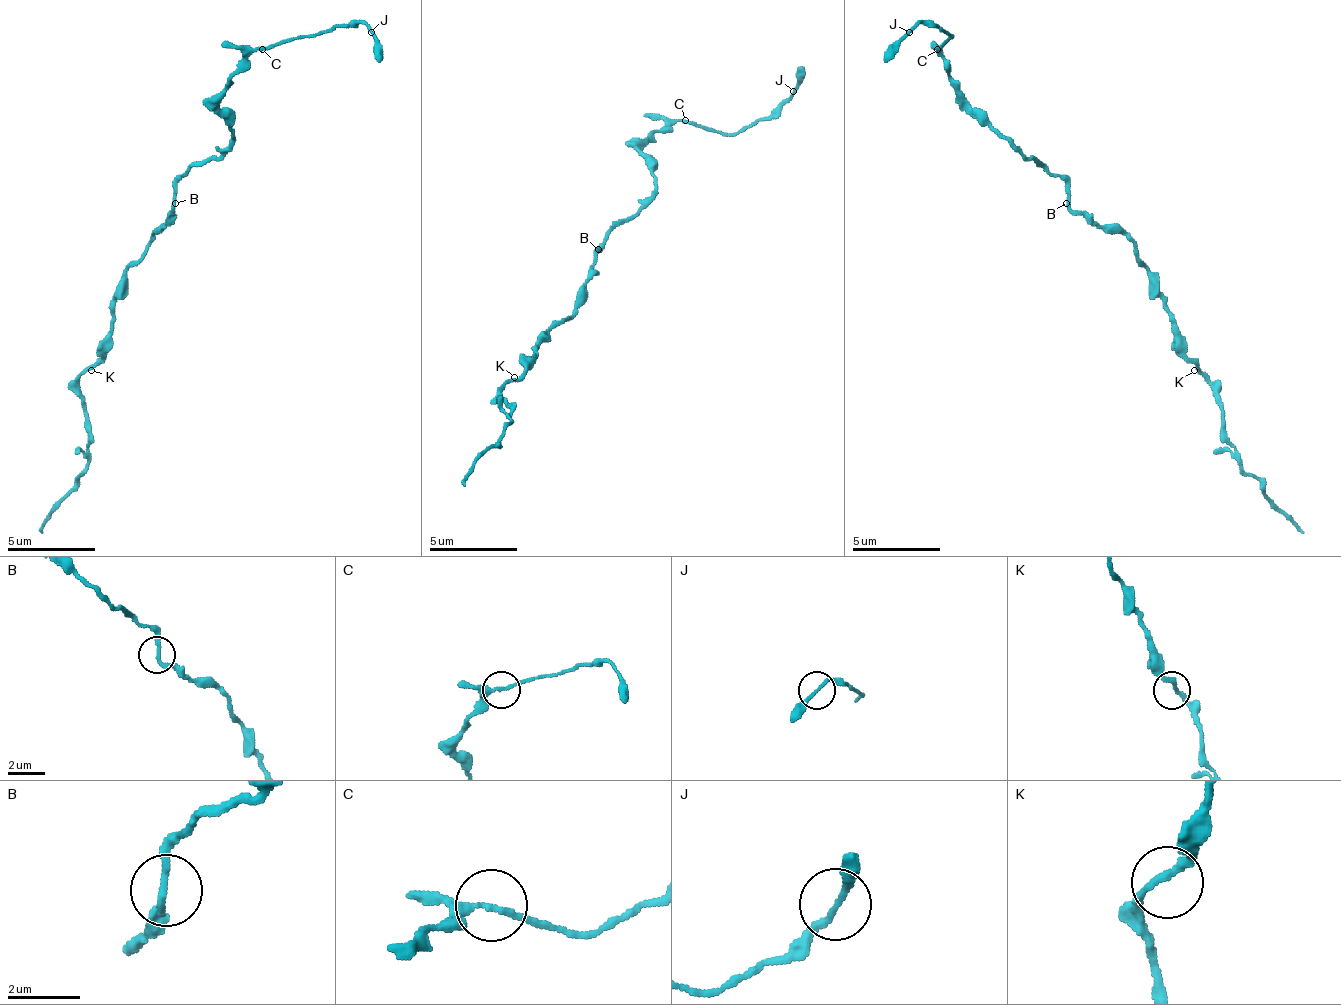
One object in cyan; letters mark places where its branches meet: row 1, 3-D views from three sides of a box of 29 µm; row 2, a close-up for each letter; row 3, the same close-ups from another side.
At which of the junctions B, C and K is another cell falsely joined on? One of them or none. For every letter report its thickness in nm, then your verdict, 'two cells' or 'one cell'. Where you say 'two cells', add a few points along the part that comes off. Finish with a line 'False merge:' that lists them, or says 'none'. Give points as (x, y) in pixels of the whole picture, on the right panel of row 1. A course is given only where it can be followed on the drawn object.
B: calibre 200 nm; one cell
C: calibre 160 nm; one cell
K: calibre 200 nm; one cell
False merge: none

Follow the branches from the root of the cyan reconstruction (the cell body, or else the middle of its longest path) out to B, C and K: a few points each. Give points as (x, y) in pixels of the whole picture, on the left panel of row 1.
B: (166, 220), (175, 203)
C: (166, 220), (175, 185), (228, 145), (233, 128), (219, 101), (228, 79), (263, 48)
K: (166, 220), (153, 242), (127, 269), (127, 282), (113, 300), (113, 348), (91, 370)

